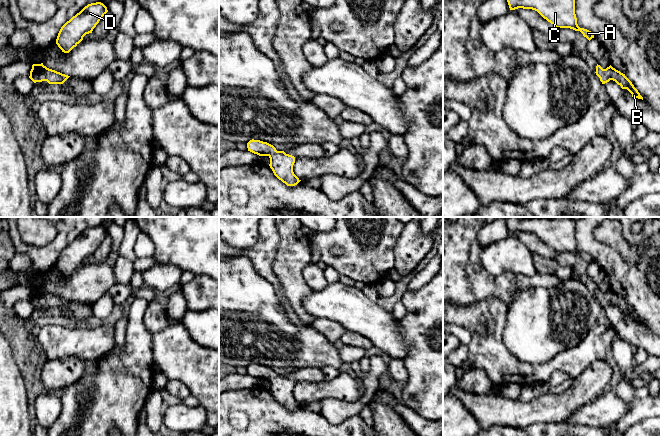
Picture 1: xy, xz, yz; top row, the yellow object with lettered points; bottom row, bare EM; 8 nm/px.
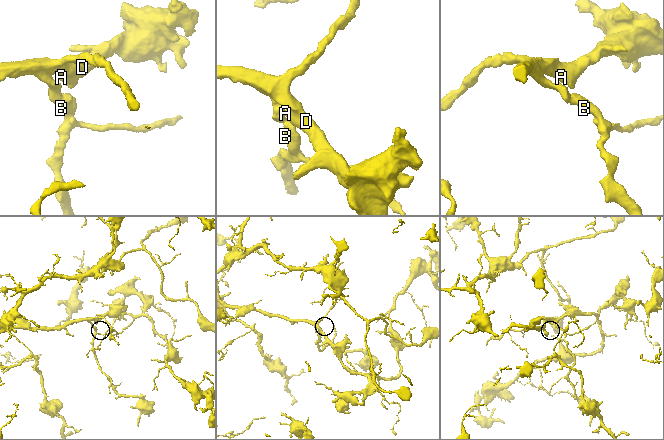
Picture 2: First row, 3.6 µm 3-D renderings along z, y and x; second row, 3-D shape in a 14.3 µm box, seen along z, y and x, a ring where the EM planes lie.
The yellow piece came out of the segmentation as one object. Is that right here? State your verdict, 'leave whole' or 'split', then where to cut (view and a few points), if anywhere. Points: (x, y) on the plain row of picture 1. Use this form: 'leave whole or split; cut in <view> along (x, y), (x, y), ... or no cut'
leave whole; no cut

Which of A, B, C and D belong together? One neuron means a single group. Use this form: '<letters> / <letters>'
A B C D

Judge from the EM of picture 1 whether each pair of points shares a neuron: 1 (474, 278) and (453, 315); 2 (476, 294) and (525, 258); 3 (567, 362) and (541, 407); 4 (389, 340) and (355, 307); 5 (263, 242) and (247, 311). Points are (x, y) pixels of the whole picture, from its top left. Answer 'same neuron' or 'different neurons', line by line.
1: different neurons
2: different neurons
3: different neurons
4: same neuron
5: different neurons

